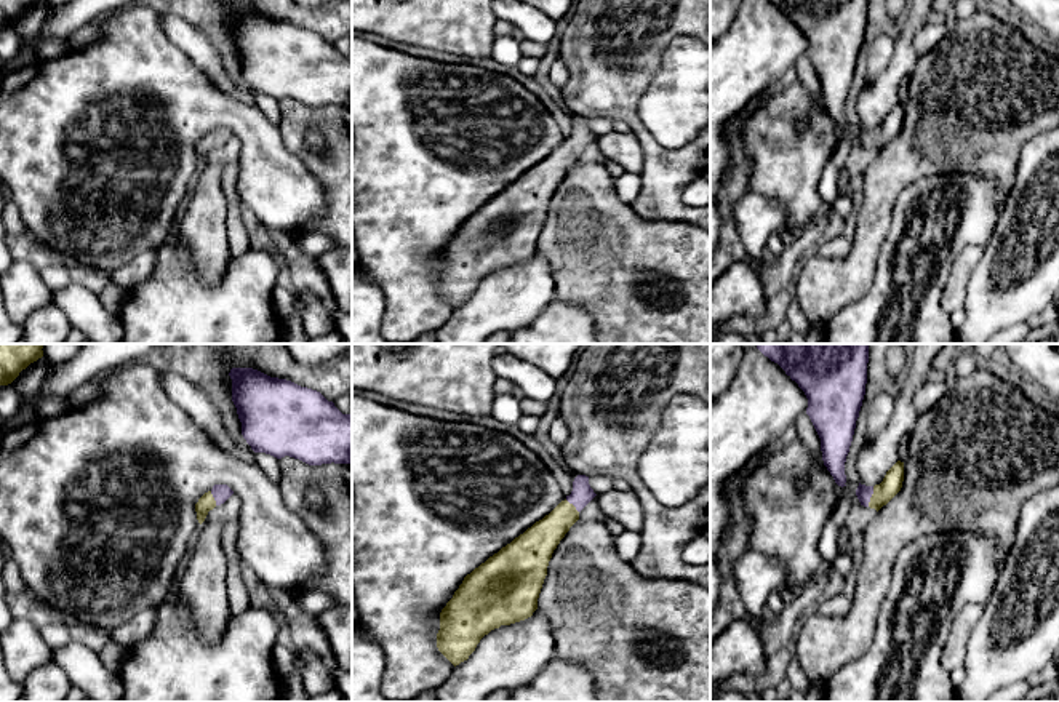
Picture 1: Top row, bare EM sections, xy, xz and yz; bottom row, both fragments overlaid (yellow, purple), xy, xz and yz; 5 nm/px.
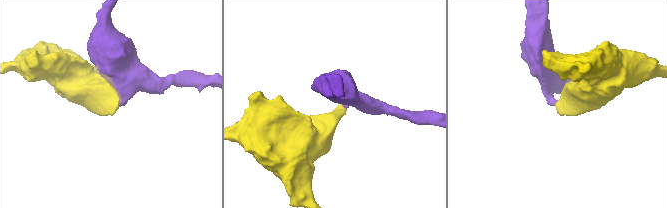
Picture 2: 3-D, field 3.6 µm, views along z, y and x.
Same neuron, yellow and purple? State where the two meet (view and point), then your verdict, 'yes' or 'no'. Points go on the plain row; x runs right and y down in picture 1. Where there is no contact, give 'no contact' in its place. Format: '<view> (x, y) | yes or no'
yz (872, 138) | yes

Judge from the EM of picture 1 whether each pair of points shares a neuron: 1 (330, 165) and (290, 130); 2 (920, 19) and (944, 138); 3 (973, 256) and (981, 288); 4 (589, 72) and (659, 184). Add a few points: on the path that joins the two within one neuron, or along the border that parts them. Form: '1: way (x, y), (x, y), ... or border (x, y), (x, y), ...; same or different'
1: way (319, 165), (295, 141); same
2: border (919, 56), (909, 79); different
3: border (984, 247), (983, 256), (968, 279), (963, 301); different
4: way (616, 99), (634, 120), (656, 157); same

